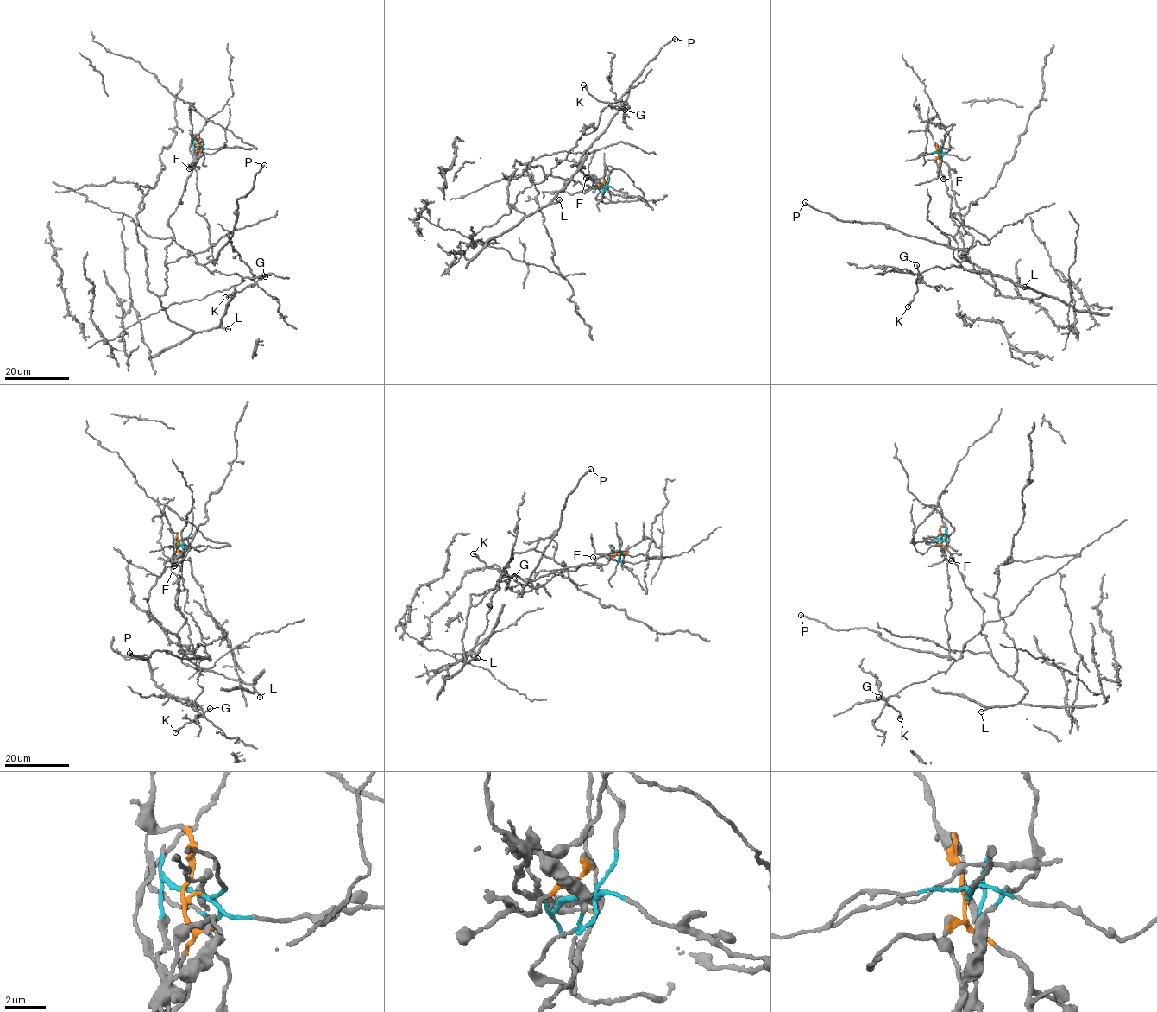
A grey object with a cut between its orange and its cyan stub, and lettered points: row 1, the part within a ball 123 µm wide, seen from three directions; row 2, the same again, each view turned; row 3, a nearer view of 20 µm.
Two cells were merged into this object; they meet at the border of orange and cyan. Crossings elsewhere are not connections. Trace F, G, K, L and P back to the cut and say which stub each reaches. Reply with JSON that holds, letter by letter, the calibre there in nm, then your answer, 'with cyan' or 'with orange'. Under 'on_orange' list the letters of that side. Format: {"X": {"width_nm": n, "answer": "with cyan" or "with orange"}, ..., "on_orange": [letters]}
{"F": {"width_nm": 260, "answer": "with cyan"}, "G": {"width_nm": 150, "answer": "with cyan"}, "K": {"width_nm": 240, "answer": "with cyan"}, "L": {"width_nm": 190, "answer": "with orange"}, "P": {"width_nm": 200, "answer": "with cyan"}, "on_orange": ["L"]}

